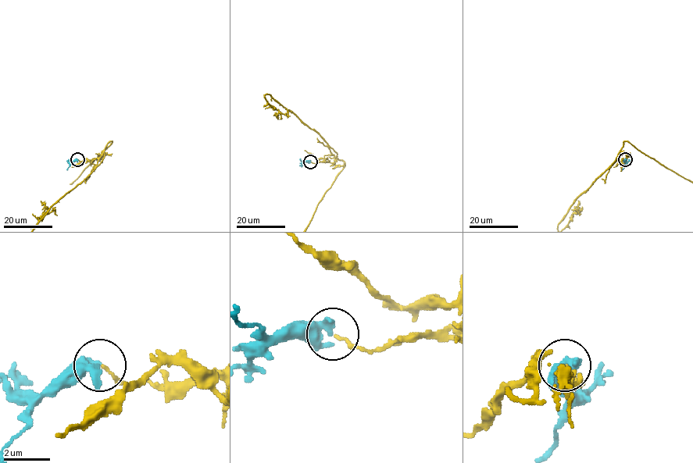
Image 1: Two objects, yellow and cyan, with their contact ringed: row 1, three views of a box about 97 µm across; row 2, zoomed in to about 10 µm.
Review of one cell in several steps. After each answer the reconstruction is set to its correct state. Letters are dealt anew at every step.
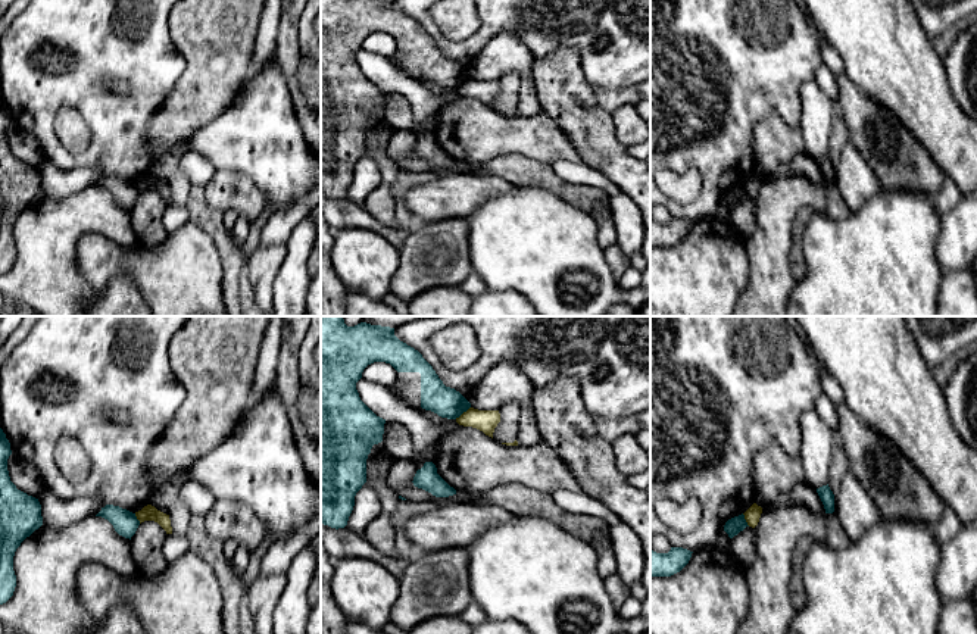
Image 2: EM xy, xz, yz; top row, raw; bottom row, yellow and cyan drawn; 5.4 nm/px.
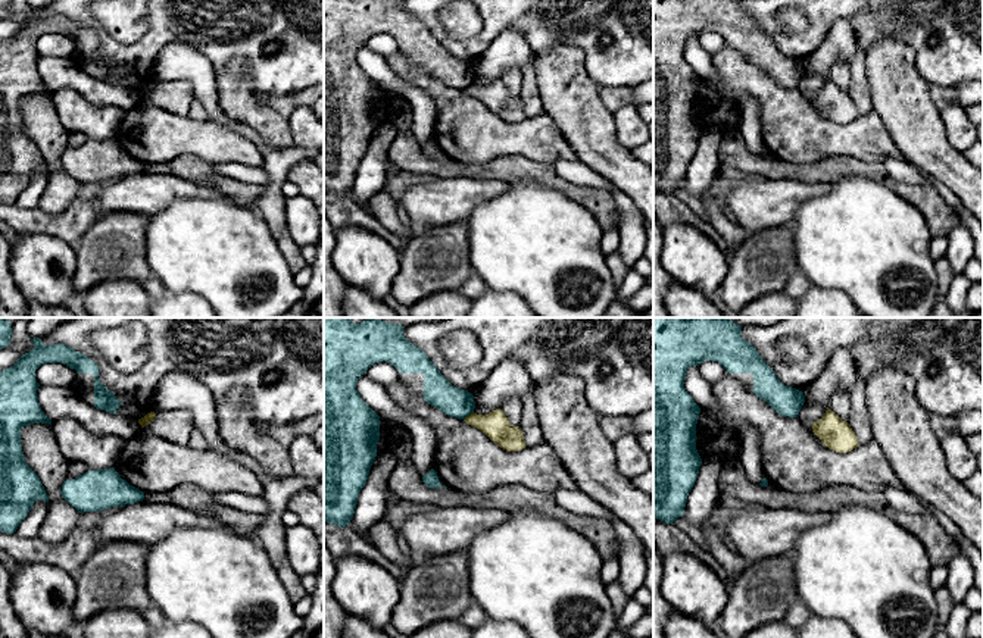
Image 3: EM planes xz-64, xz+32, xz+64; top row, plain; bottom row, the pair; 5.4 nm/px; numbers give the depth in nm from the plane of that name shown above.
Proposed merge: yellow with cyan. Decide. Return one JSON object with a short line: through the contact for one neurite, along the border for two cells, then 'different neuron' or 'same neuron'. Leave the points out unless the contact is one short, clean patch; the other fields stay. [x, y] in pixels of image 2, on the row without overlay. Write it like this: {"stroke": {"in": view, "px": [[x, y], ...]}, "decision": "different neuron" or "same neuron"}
{"stroke": {"in": "xz", "px": [[470, 77], [455, 88]]}, "decision": "different neuron"}

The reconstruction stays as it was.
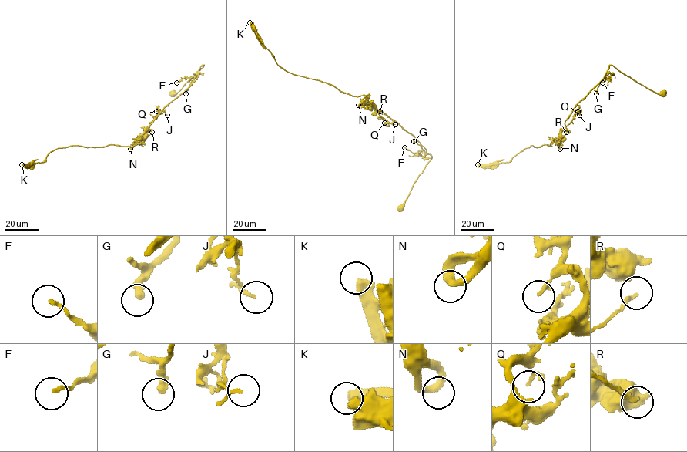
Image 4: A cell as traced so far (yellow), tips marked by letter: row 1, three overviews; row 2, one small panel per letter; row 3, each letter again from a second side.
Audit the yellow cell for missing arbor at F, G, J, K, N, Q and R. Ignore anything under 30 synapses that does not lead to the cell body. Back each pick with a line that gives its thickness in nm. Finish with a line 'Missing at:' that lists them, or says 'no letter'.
Missing at: no letter

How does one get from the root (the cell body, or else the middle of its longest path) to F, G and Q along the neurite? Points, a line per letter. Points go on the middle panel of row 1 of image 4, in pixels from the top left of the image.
F: (400, 207), (431, 158), (430, 154), (423, 150), (413, 153), (404, 147)
G: (400, 207), (431, 158), (413, 141)
Q: (400, 207), (431, 156), (413, 136), (378, 109), (379, 114), (387, 122), (384, 123)

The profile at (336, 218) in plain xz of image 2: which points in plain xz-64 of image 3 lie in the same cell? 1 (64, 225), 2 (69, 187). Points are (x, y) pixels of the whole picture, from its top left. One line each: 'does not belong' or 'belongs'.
1: belongs
2: does not belong

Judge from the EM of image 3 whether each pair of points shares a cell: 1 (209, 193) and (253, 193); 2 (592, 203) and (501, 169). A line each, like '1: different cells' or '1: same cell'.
1: different cells
2: same cell

